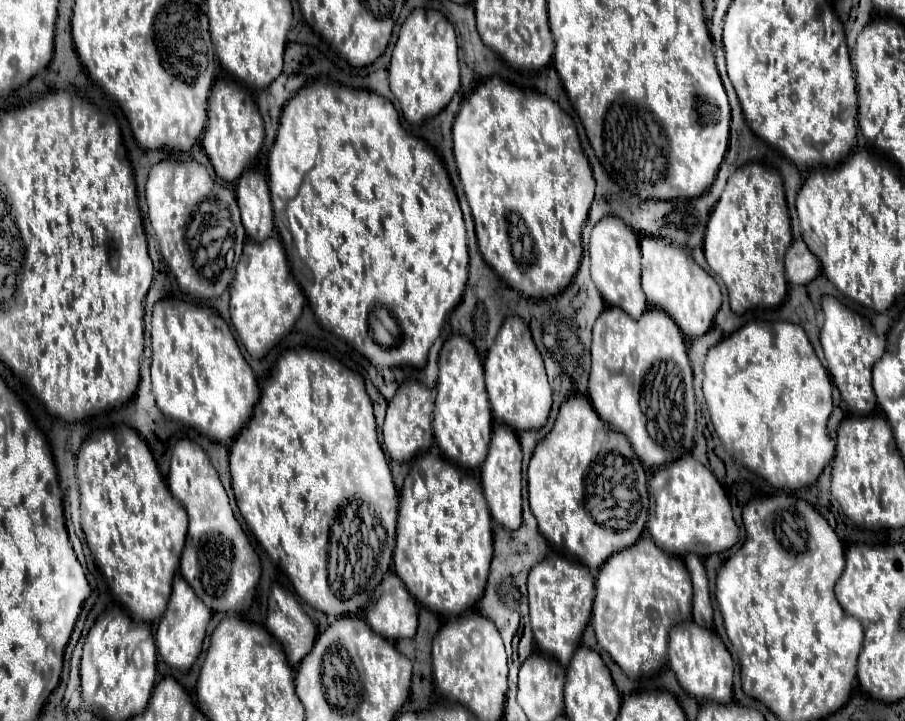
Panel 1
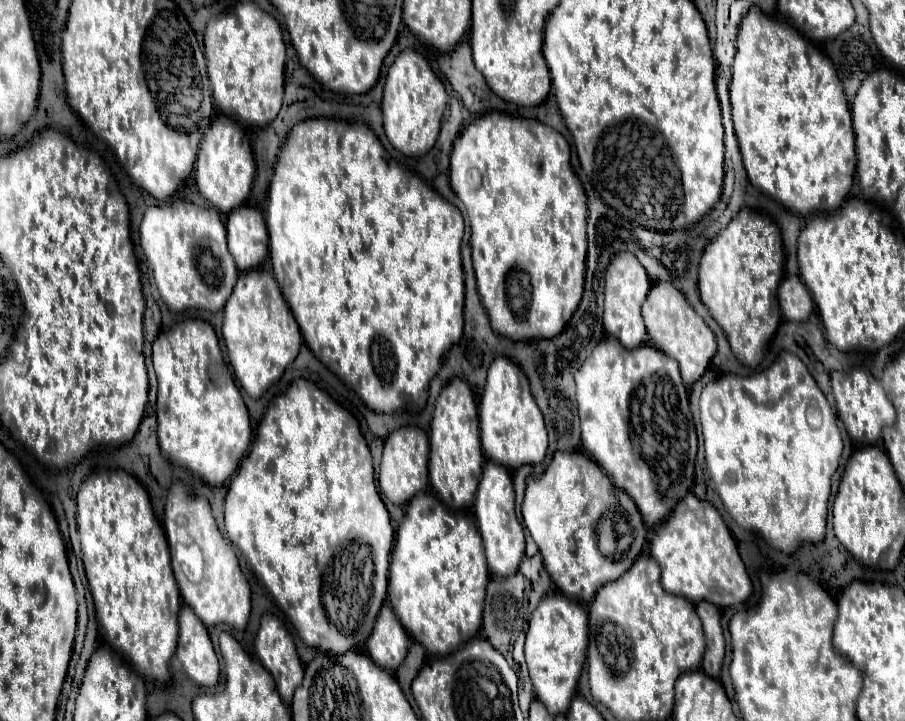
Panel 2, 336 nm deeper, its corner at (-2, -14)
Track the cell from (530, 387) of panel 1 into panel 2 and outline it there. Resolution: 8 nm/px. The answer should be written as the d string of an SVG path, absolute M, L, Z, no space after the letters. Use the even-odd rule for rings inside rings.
M497 356L489 366L487 384L479 404L481 444L487 458L519 468L521 464L539 464L547 454L547 432L541 410L537 408L525 372L507 356Z

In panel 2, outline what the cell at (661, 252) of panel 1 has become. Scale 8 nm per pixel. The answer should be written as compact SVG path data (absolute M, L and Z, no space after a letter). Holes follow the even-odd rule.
M655 282L643 304L643 320L653 346L679 362L681 378L685 380L685 384L691 386L693 382L697 382L699 376L709 368L709 362L717 350L717 342L705 320L685 300L685 294L681 294L681 290L673 288L667 282Z

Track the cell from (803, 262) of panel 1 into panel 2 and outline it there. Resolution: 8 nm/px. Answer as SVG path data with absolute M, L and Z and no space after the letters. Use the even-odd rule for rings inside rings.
M787 276L779 286L779 306L785 320L805 322L813 312L813 298L799 276Z

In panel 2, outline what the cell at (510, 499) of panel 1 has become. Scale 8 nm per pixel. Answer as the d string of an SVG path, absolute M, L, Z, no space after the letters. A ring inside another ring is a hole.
M487 460L483 466L483 478L475 498L475 520L483 538L491 574L511 576L521 564L525 552L525 534L523 534L523 526L515 516L515 490L513 490L511 474L505 466L493 460Z

